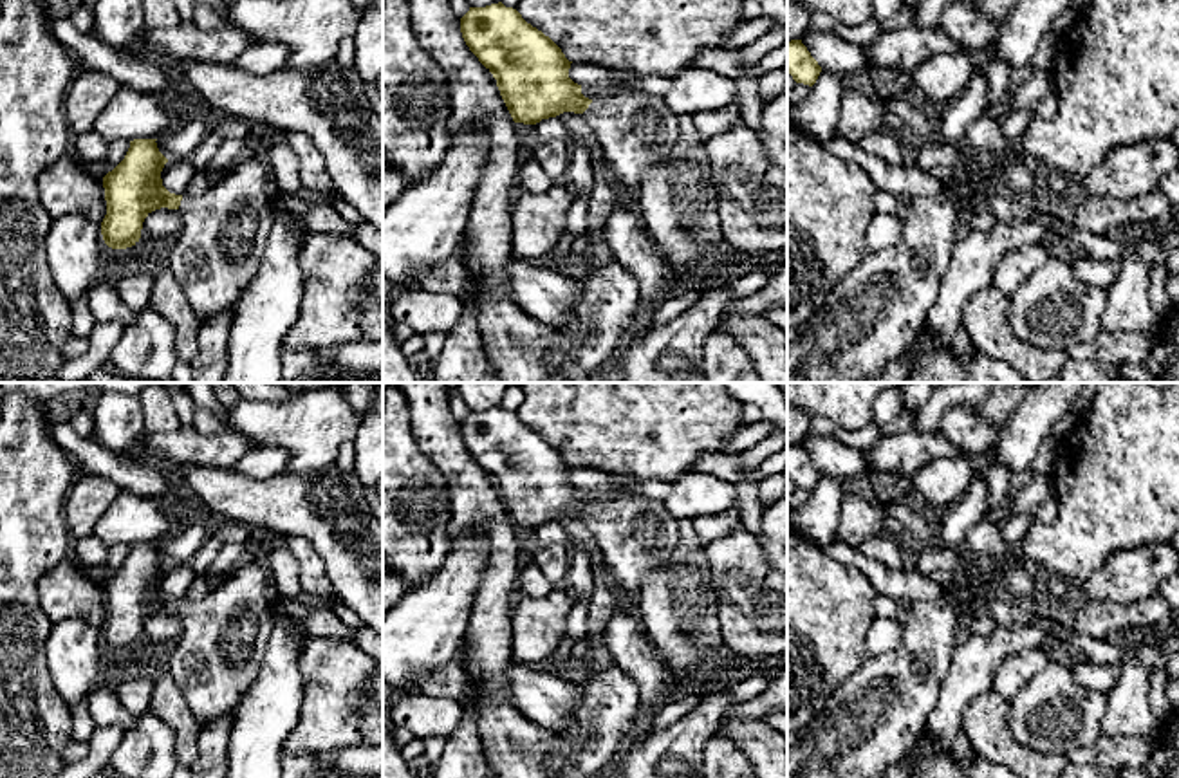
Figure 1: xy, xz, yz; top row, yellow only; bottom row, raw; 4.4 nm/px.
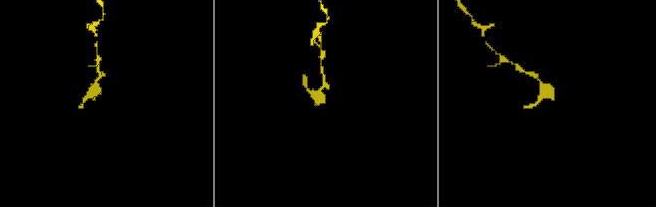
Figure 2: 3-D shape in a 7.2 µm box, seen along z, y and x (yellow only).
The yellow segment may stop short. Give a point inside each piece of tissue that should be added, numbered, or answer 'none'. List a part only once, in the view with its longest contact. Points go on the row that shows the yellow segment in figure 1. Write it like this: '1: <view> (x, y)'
1: xy (219, 250)

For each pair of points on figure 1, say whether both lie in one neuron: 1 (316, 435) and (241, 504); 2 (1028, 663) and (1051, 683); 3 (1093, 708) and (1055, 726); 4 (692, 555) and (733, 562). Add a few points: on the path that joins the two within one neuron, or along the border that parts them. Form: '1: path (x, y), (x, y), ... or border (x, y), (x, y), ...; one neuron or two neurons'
1: border (333, 463), (311, 472), (287, 470); two neurons
2: border (1048, 659), (1008, 701); two neurons
3: path (1084, 708), (1064, 717); one neuron
4: border (705, 544), (710, 583), (717, 598); two neurons

